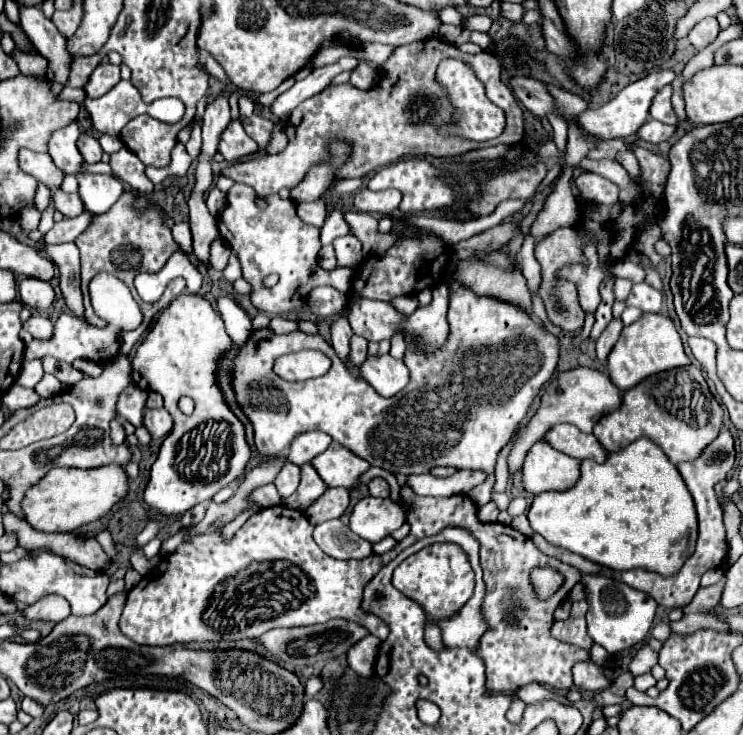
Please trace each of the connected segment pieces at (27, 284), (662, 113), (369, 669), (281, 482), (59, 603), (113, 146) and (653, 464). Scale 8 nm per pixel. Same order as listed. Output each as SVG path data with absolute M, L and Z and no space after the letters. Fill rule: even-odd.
M23 279L19 285L19 299L23 305L27 305L31 309L47 311L55 301L55 291L49 281Z
M671 85L663 87L663 91L659 91L651 103L651 109L649 109L649 117L655 119L655 121L661 121L665 125L675 125L675 115L673 115L673 109L671 109Z
M369 635L367 639L361 639L355 647L351 647L348 651L347 662L349 667L360 677L373 677L379 645L381 645L381 641L375 639L373 635Z
M285 463L273 483L275 483L275 487L277 487L281 497L293 495L297 485L299 485L299 467L293 465L293 463Z
M59 597L39 599L39 603L21 609L21 615L25 621L49 621L49 623L61 623L71 615L69 603Z
M101 135L99 143L101 143L101 147L103 147L105 153L115 153L115 151L119 151L123 147L121 139L119 137L111 137L111 135Z
M647 437L633 441L621 451L607 453L605 463L593 463L589 459L581 461L581 475L575 485L565 491L547 491L537 495L527 517L533 531L543 535L549 543L573 551L615 573L643 567L669 577L677 573L691 555L693 541L697 539L693 497L689 495L677 467L667 459L667 455L663 455L659 445L651 443Z

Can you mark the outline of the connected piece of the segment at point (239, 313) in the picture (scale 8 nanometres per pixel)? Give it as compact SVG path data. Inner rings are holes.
M229 297L219 299L219 313L221 313L221 319L225 321L225 329L227 329L227 335L231 337L231 341L237 347L243 347L243 343L253 333L251 319L247 317L247 313Z

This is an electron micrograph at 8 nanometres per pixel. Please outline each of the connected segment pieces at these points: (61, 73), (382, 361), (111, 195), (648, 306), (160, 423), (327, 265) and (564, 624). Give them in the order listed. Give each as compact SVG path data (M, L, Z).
M19 7L21 27L37 51L47 59L47 79L67 85L71 73L71 53L57 27L43 17L41 7Z
M367 355L359 365L359 375L383 397L397 395L409 383L409 369L401 359L387 355Z
M79 175L79 197L87 211L107 213L123 193L123 183L113 175Z
M643 281L643 283L633 285L633 289L627 297L627 305L639 307L643 313L659 313L661 299L663 299L661 293Z
M147 409L143 415L143 425L153 439L165 439L173 429L173 417L167 409Z
M332 245L323 246L318 255L318 263L325 270L337 268L337 258Z
M569 617L565 621L555 621L553 635L557 635L559 641L567 641L571 645L585 649L585 651L589 651L593 645L593 641L587 635L587 623L583 617L579 617L579 619Z

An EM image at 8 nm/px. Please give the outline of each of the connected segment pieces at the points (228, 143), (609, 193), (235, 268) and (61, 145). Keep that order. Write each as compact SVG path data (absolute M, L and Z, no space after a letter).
M231 121L219 141L219 153L225 157L225 161L233 163L233 161L239 161L241 157L253 155L257 151L259 151L257 143L253 143L253 139L249 139L249 135L243 131L243 125L239 121Z
M581 173L577 179L575 179L579 191L581 191L581 197L587 199L587 201L593 201L593 203L601 203L601 205L615 205L617 199L619 199L619 191L617 191L617 185L611 183L609 179L601 177L601 175L595 175L595 173Z
M235 255L229 257L229 265L227 265L227 269L223 271L223 275L225 275L225 279L227 279L229 283L233 283L233 281L237 281L237 279L241 277L241 265L239 265L239 259L237 259Z
M69 123L63 129L57 129L51 133L51 141L47 143L49 155L59 165L65 173L77 173L79 163L83 161L79 151L77 151L77 137L79 137L79 127L77 123Z

